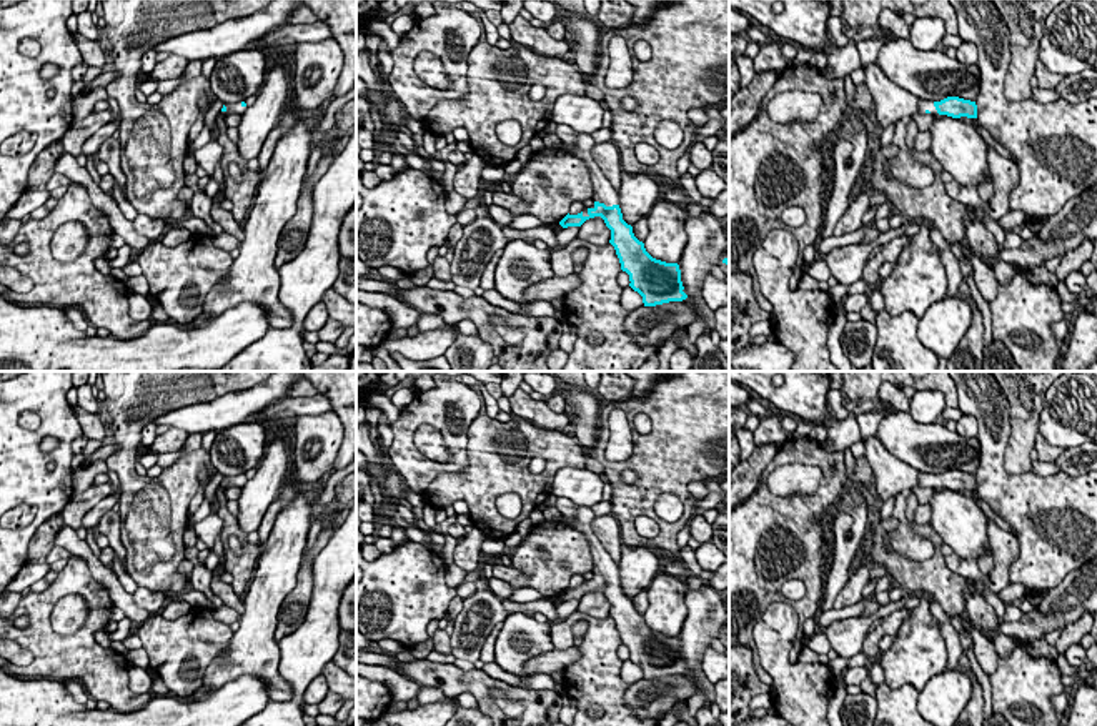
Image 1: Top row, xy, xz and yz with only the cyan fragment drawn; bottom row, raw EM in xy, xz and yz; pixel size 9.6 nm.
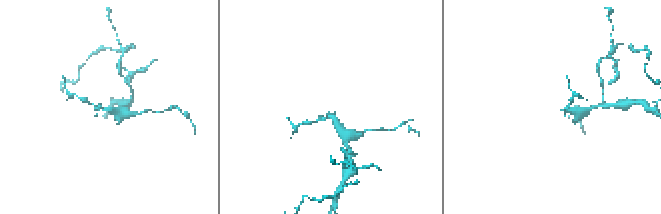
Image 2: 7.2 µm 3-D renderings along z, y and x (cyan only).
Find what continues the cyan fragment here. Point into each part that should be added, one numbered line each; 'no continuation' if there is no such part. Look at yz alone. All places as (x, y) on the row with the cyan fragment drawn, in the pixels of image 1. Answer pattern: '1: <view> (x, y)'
1: yz (924, 105)

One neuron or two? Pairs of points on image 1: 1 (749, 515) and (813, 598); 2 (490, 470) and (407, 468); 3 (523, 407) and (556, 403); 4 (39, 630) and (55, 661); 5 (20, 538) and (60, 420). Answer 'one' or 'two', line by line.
1: one
2: two
3: two
4: one
5: one

